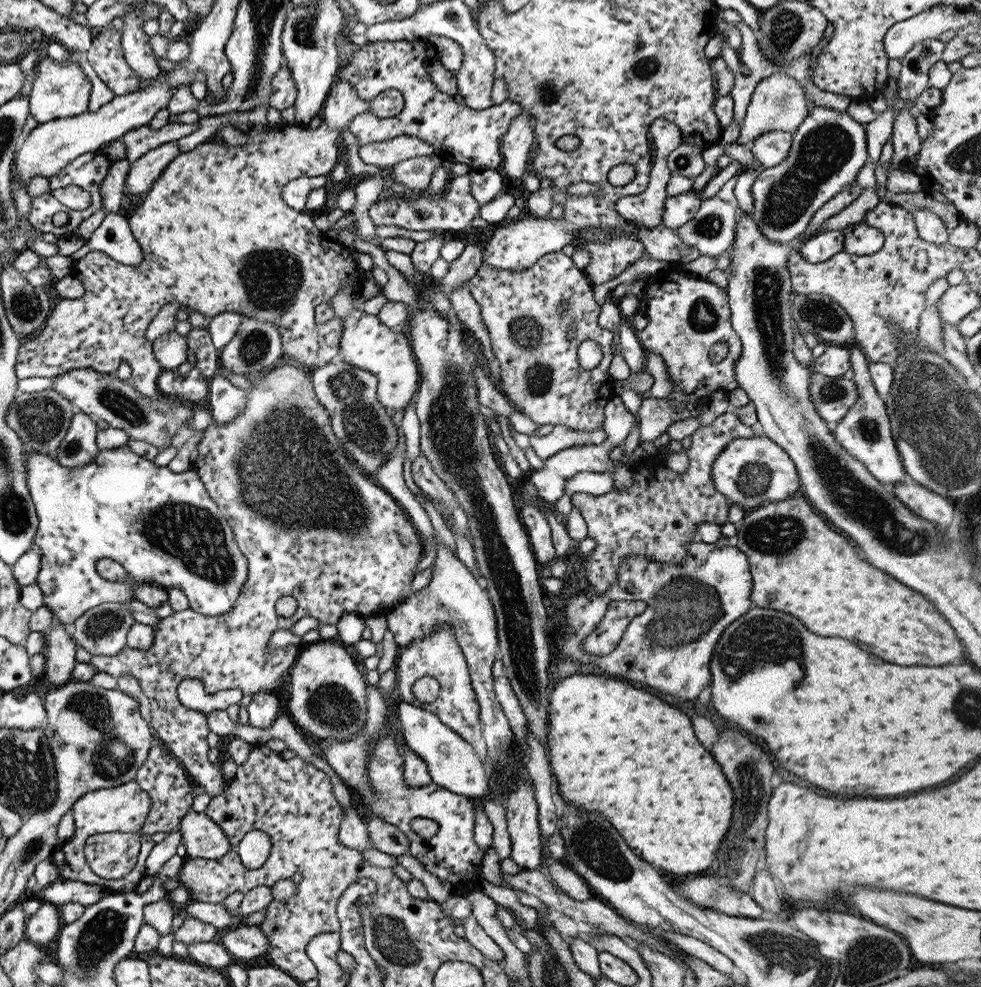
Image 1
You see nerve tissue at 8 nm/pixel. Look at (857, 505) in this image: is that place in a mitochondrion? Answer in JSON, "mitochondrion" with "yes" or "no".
{"mitochondrion":"yes"}

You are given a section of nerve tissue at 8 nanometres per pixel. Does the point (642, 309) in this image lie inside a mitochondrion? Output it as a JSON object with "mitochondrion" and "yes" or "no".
{"mitochondrion":"no"}

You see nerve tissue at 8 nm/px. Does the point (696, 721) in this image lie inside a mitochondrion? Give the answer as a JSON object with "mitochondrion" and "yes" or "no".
{"mitochondrion":"no"}

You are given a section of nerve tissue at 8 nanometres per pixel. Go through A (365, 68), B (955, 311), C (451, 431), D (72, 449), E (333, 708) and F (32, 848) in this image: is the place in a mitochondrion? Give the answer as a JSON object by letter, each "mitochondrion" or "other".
{"A":"other","B":"other","C":"mitochondrion","D":"mitochondrion","E":"mitochondrion","F":"mitochondrion"}

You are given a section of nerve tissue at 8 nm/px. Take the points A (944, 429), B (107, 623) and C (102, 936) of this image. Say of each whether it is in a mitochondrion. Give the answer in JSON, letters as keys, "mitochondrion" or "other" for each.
{"A":"mitochondrion","B":"mitochondrion","C":"mitochondrion"}

